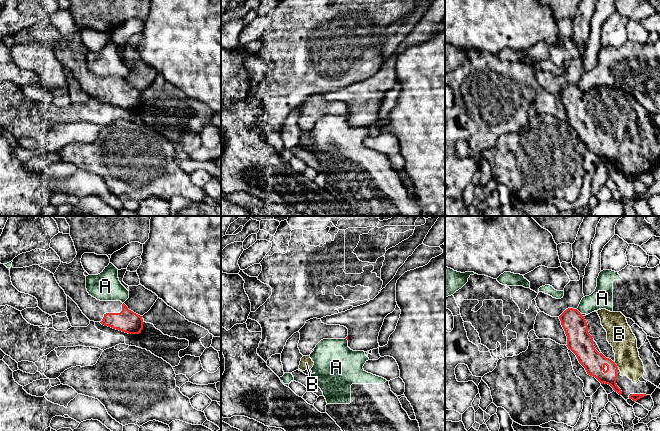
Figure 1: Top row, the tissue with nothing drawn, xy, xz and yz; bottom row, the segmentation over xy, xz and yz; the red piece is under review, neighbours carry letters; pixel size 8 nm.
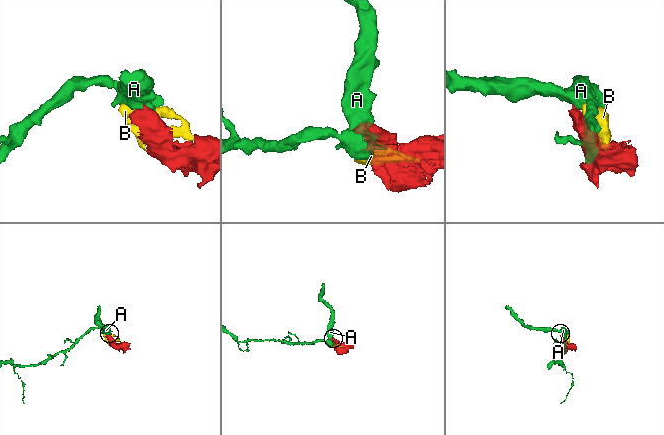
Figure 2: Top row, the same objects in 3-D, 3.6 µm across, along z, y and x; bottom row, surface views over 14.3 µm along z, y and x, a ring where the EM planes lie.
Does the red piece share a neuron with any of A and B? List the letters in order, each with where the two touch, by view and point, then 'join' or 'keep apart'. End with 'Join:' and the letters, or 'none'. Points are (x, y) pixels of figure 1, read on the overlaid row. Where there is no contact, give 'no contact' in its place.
A: yz (579, 312) | keep apart
B: yz (615, 364) | join
Join: B

